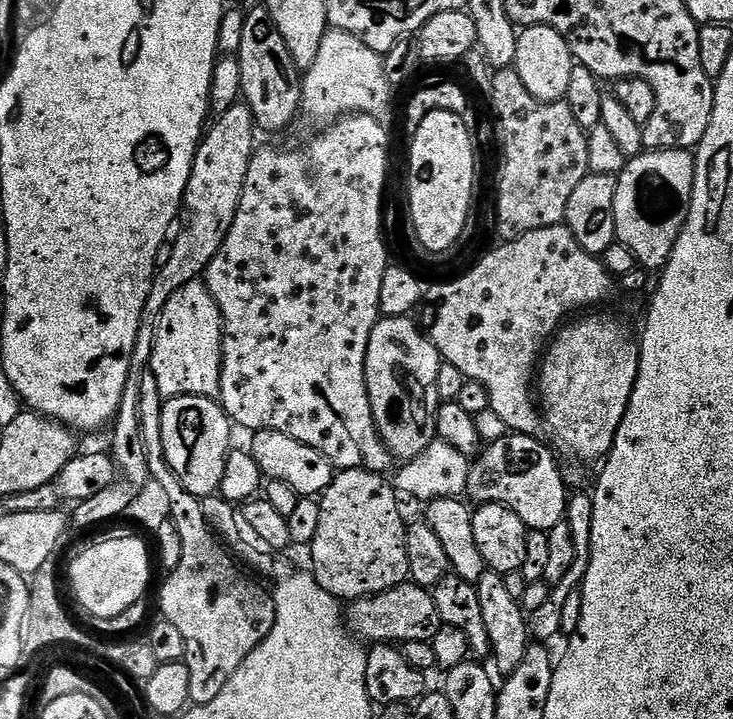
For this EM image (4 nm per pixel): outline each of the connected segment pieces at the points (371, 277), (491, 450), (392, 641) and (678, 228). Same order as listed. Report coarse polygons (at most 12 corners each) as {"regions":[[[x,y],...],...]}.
{"regions":[[[388,132],[252,156],[202,279],[219,403],[387,473]],[[509,434],[471,461],[467,495],[548,533],[568,511],[547,443]],[[411,582],[351,601],[346,624],[369,645],[420,646],[442,627]],[[645,150],[616,176],[614,226],[663,269],[690,214],[695,155]]]}

